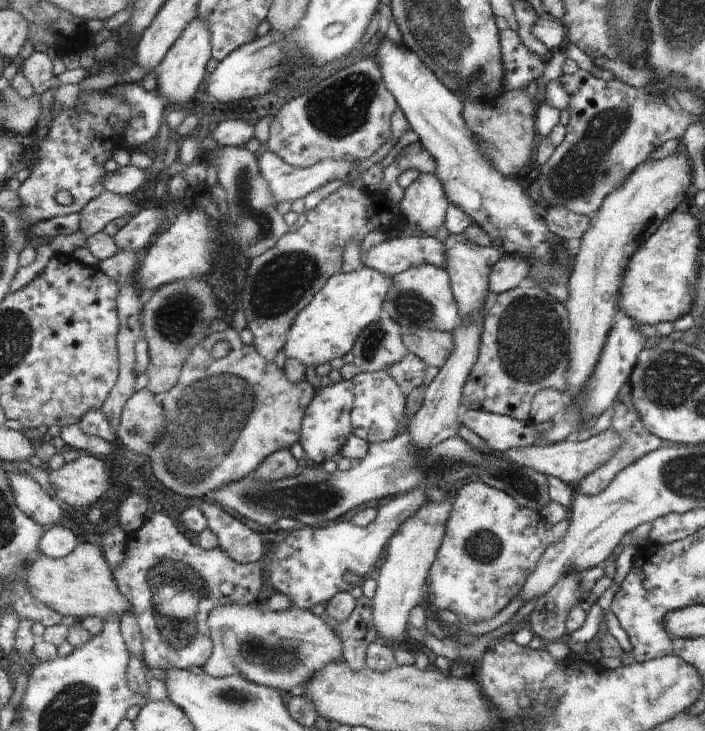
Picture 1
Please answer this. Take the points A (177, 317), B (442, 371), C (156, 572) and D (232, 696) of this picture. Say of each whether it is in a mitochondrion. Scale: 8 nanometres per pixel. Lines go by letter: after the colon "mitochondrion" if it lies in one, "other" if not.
A: mitochondrion
B: other
C: mitochondrion
D: mitochondrion

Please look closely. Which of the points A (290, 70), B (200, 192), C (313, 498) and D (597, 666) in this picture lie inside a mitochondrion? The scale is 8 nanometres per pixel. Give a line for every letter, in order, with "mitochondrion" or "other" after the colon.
A: mitochondrion
B: other
C: mitochondrion
D: other

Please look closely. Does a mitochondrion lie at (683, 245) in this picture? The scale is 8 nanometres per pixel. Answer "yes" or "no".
no

